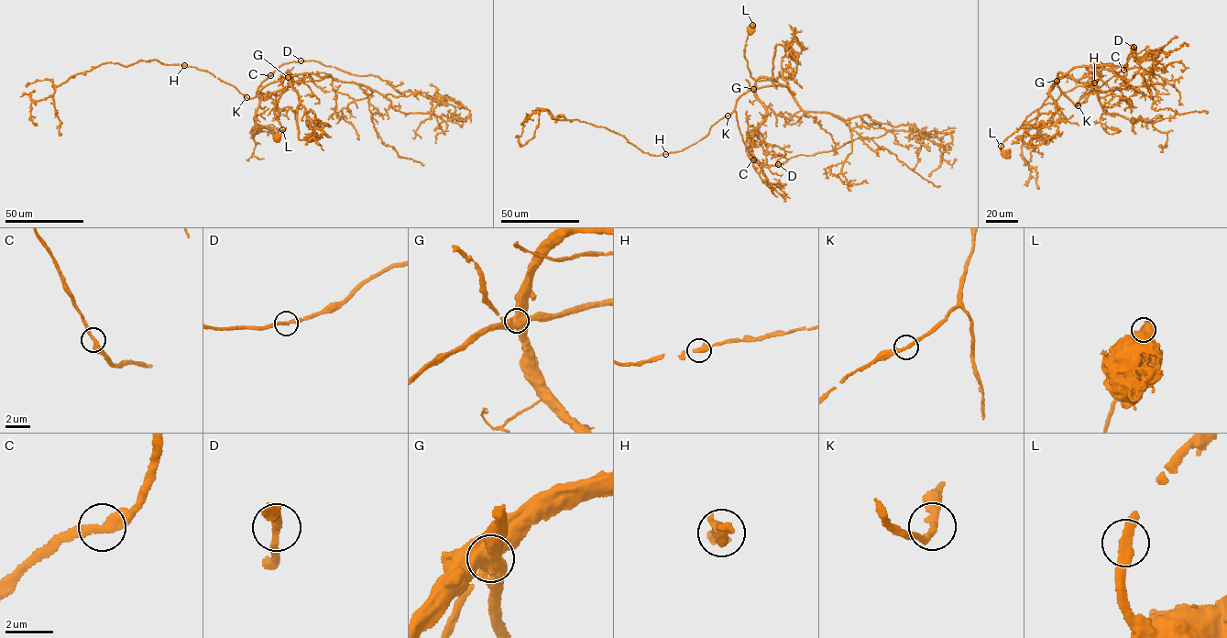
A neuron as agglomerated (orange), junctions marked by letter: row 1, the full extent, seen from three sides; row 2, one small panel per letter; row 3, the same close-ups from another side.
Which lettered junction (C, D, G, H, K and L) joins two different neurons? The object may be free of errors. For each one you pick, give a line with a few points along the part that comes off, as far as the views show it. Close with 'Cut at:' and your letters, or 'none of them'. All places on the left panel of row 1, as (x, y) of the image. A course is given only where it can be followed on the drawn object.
G: foreign part runs (288, 77), (291, 85), (263, 99), (255, 115), (258, 131), (250, 157), (263, 159)
Cut at: G

